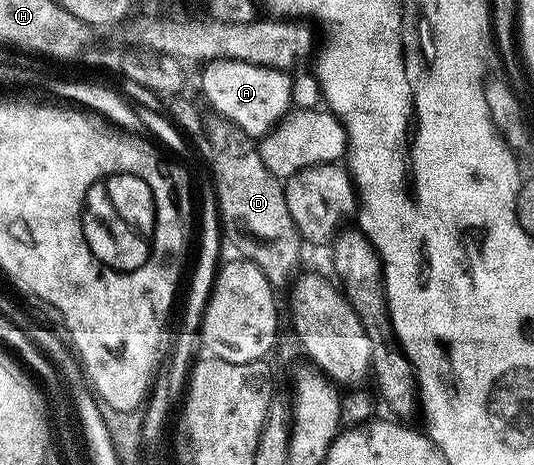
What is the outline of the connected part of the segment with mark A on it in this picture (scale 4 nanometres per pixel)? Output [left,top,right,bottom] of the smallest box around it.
[198,59,293,140]

